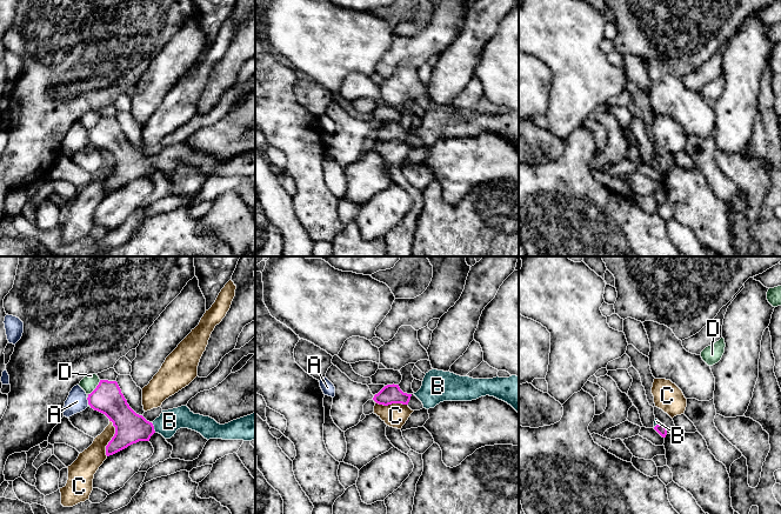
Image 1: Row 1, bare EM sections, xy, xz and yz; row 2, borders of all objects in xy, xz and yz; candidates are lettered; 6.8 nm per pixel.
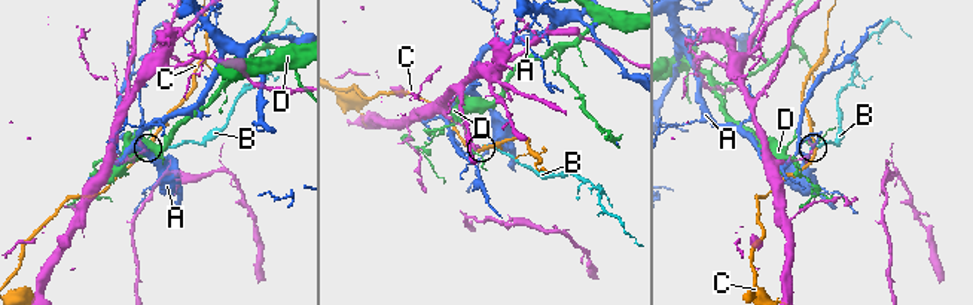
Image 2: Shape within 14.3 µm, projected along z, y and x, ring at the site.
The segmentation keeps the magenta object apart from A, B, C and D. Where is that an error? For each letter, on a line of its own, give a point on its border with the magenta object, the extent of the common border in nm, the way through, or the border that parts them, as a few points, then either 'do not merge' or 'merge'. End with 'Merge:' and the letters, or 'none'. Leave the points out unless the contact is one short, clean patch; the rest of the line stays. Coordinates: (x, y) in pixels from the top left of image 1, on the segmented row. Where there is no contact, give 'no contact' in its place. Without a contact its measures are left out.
A: meets magenta in xy at (88, 401); contact 50 nm long; do not merge
B: meets magenta in xy at (153, 427); contact 80 nm long; runs through xy (129, 427), (153, 427), (166, 425), (169, 421); merge
C: meets magenta in xy at (112, 438); contact 260 nm long; do not merge
D: meets magenta in xy at (97, 387); contact 130 nm long; do not merge
Merge: B

